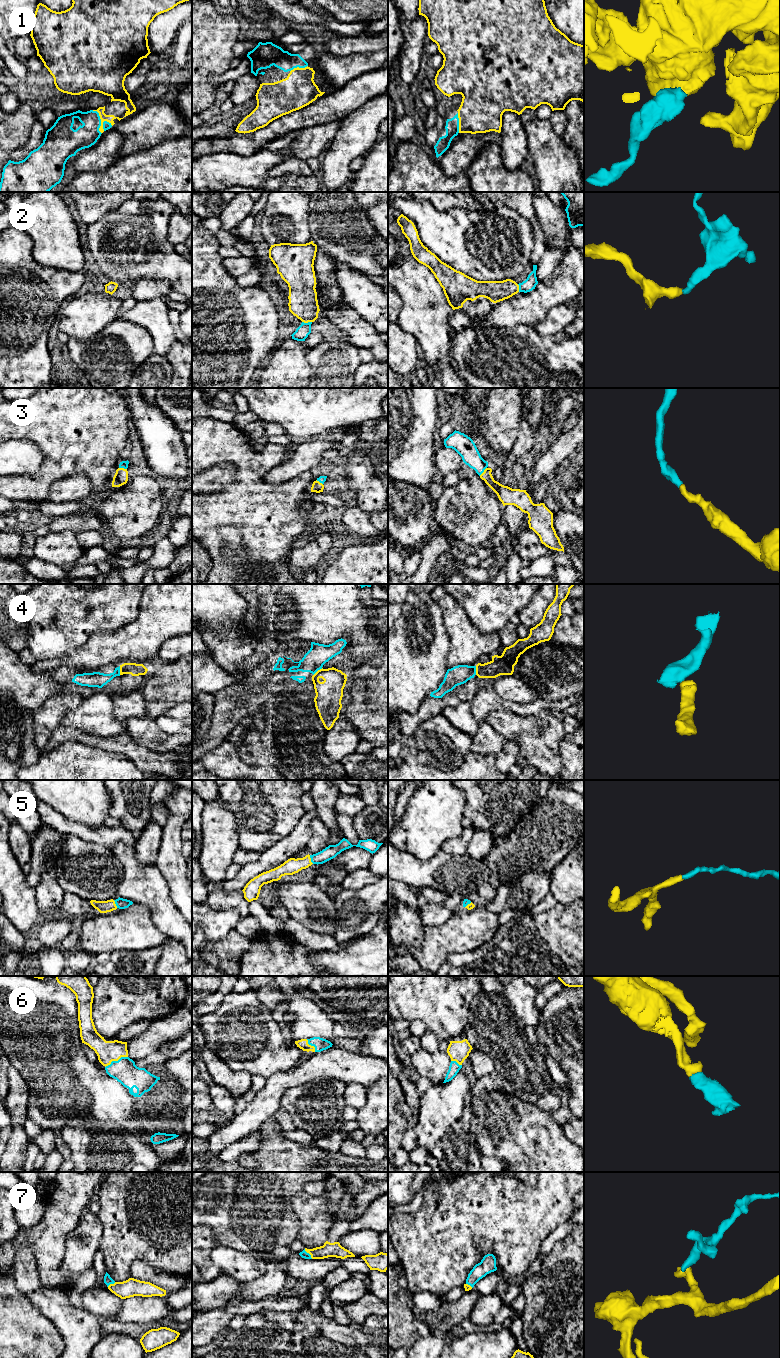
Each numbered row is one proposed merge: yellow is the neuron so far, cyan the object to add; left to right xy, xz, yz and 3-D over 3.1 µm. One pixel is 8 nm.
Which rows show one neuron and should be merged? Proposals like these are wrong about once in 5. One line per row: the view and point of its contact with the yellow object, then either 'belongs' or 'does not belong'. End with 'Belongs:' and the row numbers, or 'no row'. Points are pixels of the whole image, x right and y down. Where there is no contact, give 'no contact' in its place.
1: xy (101, 120) | belongs
2: xz (307, 322) | belongs
3: yz (484, 471) | belongs
4: xz (317, 671) | does not belong
5: xz (310, 859) | belongs
6: xy (116, 1060) | belongs
7: xz (309, 1253) | belongs
Belongs: 1, 2, 3, 5, 6, 7

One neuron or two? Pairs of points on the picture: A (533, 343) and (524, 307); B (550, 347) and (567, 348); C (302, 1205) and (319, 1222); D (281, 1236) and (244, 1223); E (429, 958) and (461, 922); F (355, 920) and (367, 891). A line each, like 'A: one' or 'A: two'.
A: two
B: one
C: one
D: one
E: one
F: one

